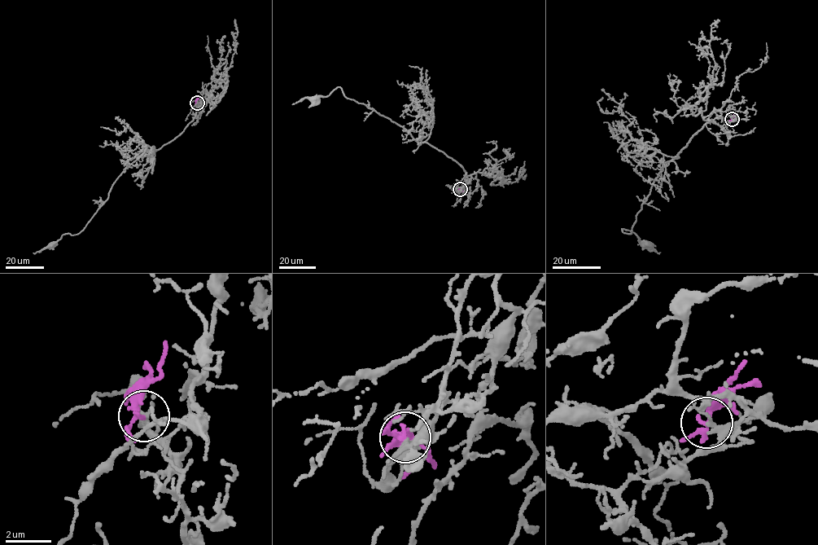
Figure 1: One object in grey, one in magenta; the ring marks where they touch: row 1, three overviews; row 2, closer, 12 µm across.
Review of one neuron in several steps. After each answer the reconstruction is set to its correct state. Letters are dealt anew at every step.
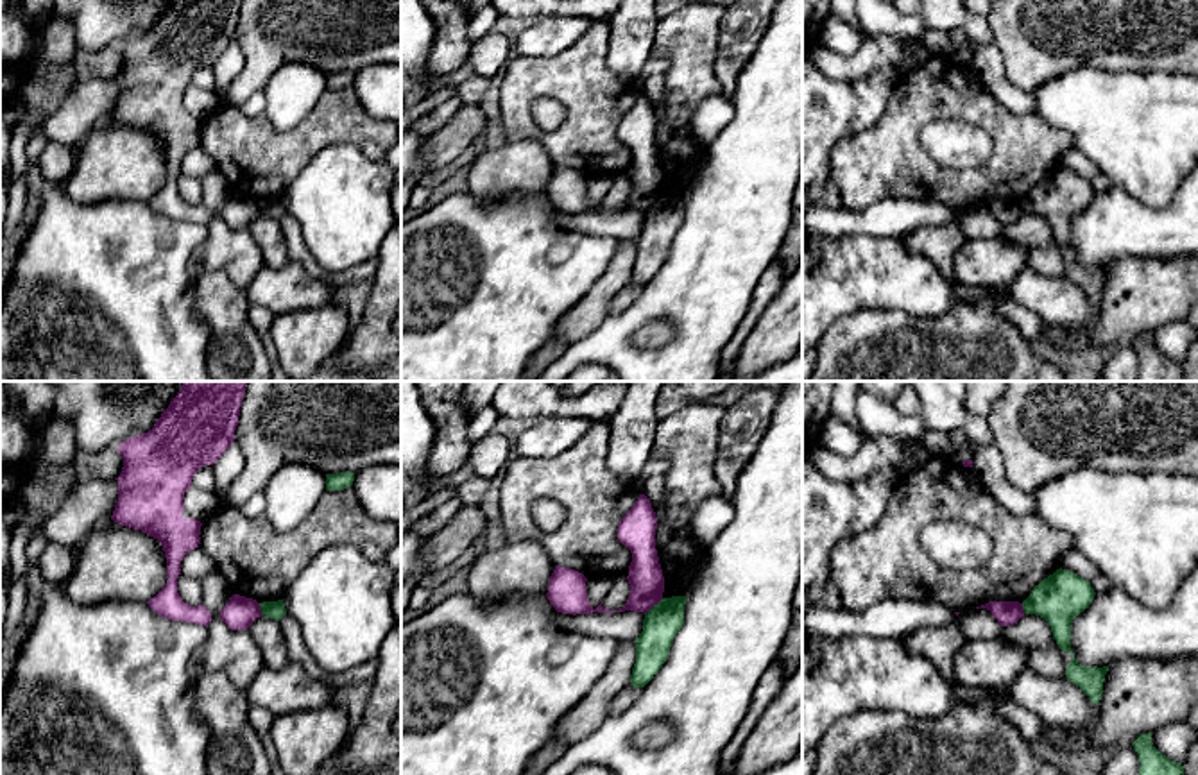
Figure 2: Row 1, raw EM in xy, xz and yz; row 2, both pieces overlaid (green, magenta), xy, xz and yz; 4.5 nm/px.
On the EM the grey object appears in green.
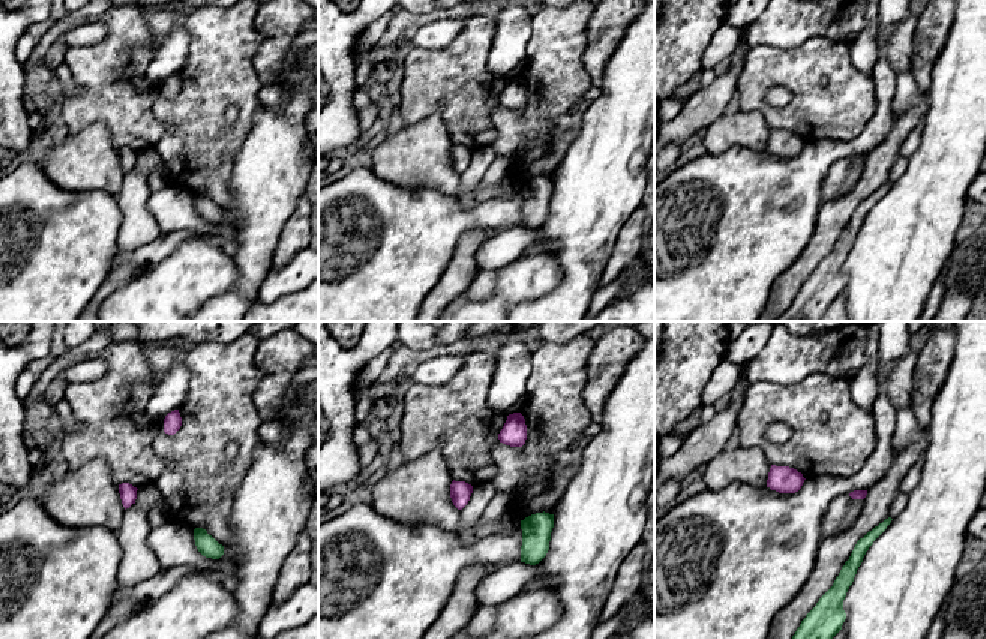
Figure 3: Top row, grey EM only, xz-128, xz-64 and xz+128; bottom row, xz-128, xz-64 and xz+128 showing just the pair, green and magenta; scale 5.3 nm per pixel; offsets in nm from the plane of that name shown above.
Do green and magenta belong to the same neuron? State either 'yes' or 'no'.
no

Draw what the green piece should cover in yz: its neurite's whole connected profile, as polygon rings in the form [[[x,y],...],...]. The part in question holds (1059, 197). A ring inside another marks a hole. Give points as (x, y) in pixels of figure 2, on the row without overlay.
[[[1060,166],[1033,186],[1031,193],[1023,200],[1023,209],[1049,222],[1058,247],[1073,254],[1065,267],[1065,277],[1076,283],[1098,304],[1108,265],[1082,265],[1071,249],[1073,218],[1089,208],[1094,193],[1091,181]]]

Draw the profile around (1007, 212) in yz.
[[[988,200],[976,208],[990,209],[1001,226],[1010,226],[1024,215],[1023,202],[1019,200]]]

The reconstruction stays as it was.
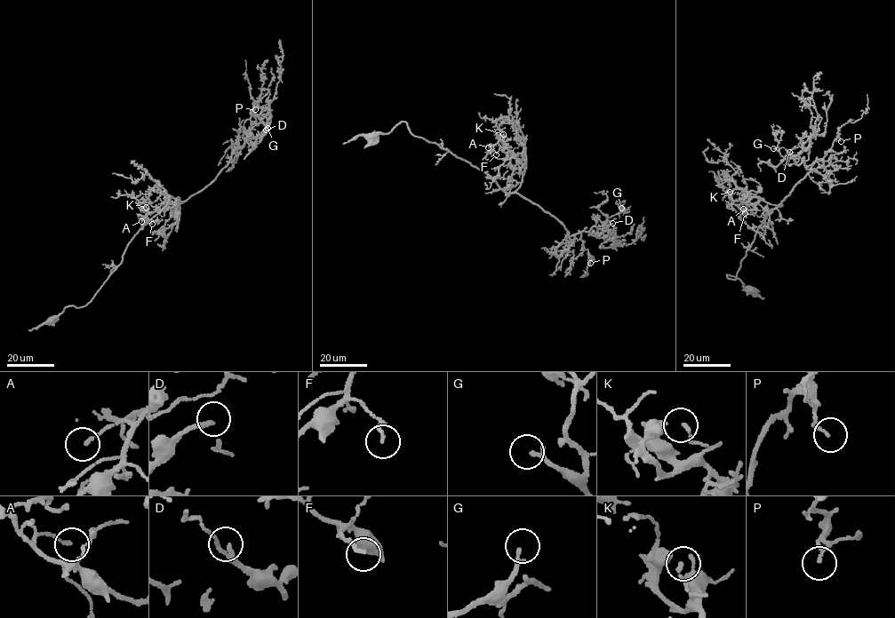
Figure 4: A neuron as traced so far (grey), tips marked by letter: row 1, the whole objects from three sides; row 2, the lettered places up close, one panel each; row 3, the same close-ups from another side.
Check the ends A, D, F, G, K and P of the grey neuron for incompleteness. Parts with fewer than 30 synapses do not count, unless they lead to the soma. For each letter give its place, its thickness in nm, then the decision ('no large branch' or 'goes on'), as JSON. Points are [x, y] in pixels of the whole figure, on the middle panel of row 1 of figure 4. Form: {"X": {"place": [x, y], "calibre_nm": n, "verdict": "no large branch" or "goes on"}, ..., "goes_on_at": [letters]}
{"A": {"place": [488, 147], "calibre_nm": 110, "verdict": "no large branch"}, "D": {"place": [612, 223], "calibre_nm": 200, "verdict": "goes on"}, "F": {"place": [496, 154], "calibre_nm": 150, "verdict": "no large branch"}, "G": {"place": [621, 208], "calibre_nm": 180, "verdict": "goes on"}, "K": {"place": [503, 134], "calibre_nm": 140, "verdict": "no large branch"}, "P": {"place": [590, 263], "calibre_nm": 150, "verdict": "no large branch"}, "goes_on_at": ["D", "G"]}

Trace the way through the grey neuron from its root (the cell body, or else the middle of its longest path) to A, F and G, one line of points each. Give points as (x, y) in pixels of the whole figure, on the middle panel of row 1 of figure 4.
A: (373, 140), (405, 122), (411, 133), (467, 161), (512, 193), (521, 184), (523, 166), (500, 139), (488, 147)
F: (373, 140), (405, 122), (411, 133), (467, 161), (512, 193), (523, 166), (500, 139), (496, 154)
G: (373, 140), (405, 122), (415, 136), (467, 161), (502, 189), (551, 214), (570, 235), (604, 225), (621, 208)

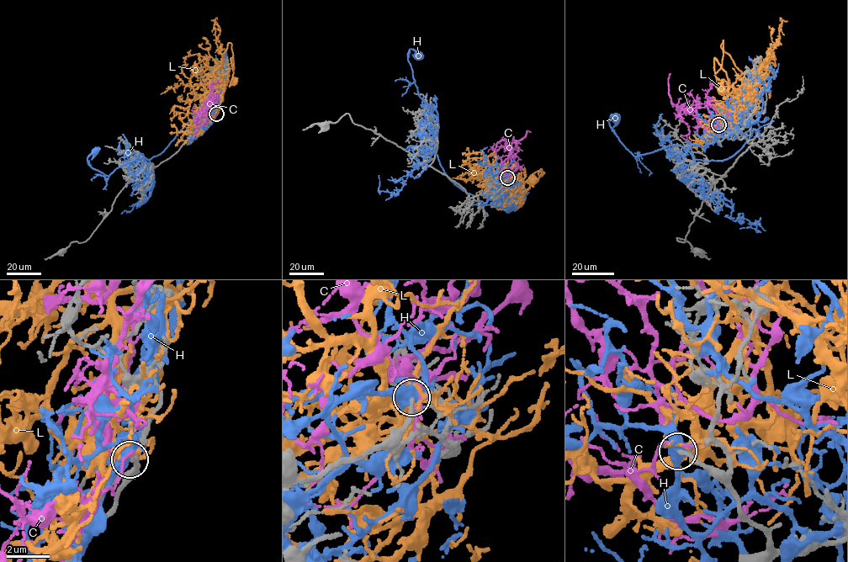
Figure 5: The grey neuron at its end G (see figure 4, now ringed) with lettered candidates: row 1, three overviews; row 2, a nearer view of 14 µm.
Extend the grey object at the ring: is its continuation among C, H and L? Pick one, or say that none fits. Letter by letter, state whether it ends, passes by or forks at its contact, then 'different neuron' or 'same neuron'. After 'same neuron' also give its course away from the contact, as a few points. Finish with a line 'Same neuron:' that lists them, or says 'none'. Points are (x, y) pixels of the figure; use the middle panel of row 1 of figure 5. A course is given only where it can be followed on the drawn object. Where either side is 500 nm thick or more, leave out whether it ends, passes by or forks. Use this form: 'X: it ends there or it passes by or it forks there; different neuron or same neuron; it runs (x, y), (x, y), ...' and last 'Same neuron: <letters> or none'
C: it ends there; different neuron
H: it passes by; different neuron
L: it ends there; different neuron
Same neuron: none

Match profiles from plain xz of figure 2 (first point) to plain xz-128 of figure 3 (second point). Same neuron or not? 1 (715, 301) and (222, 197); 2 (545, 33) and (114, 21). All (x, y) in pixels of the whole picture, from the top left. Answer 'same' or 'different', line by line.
1: different
2: different

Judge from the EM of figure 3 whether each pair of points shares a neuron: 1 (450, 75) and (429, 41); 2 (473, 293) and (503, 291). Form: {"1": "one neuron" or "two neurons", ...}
{"1": "two neurons", "2": "two neurons"}

